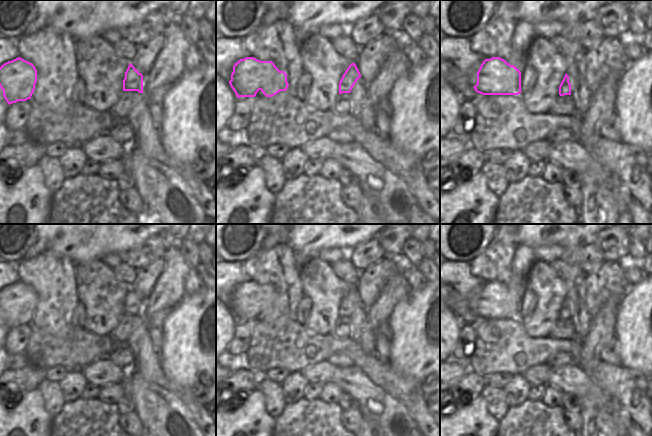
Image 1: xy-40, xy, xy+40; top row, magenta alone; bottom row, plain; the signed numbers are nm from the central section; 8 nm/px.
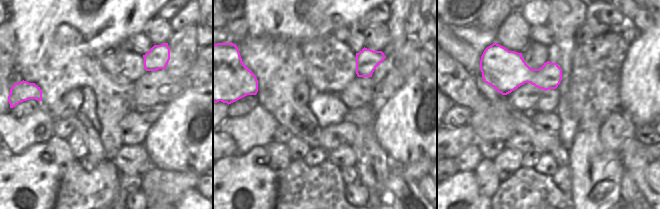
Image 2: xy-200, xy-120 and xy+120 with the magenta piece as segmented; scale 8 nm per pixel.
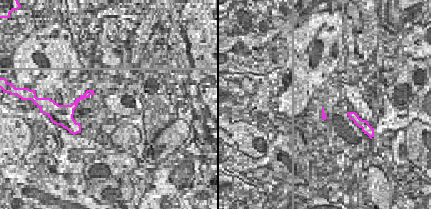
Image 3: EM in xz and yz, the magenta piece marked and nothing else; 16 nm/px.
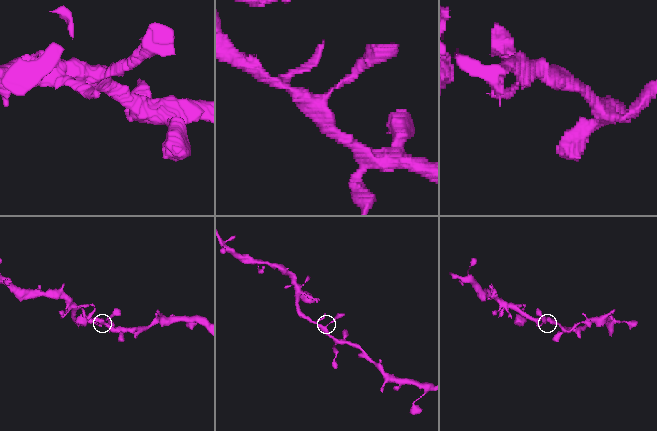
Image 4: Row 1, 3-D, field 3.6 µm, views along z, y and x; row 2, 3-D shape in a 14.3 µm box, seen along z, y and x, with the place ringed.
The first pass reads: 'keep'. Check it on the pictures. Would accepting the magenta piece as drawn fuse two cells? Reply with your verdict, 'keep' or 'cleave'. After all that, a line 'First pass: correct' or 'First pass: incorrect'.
keep
First pass: correct

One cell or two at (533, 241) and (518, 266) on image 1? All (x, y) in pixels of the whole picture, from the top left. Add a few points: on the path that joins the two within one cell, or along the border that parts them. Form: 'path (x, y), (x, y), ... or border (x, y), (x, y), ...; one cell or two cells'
border (520, 243), (532, 249); two cells

